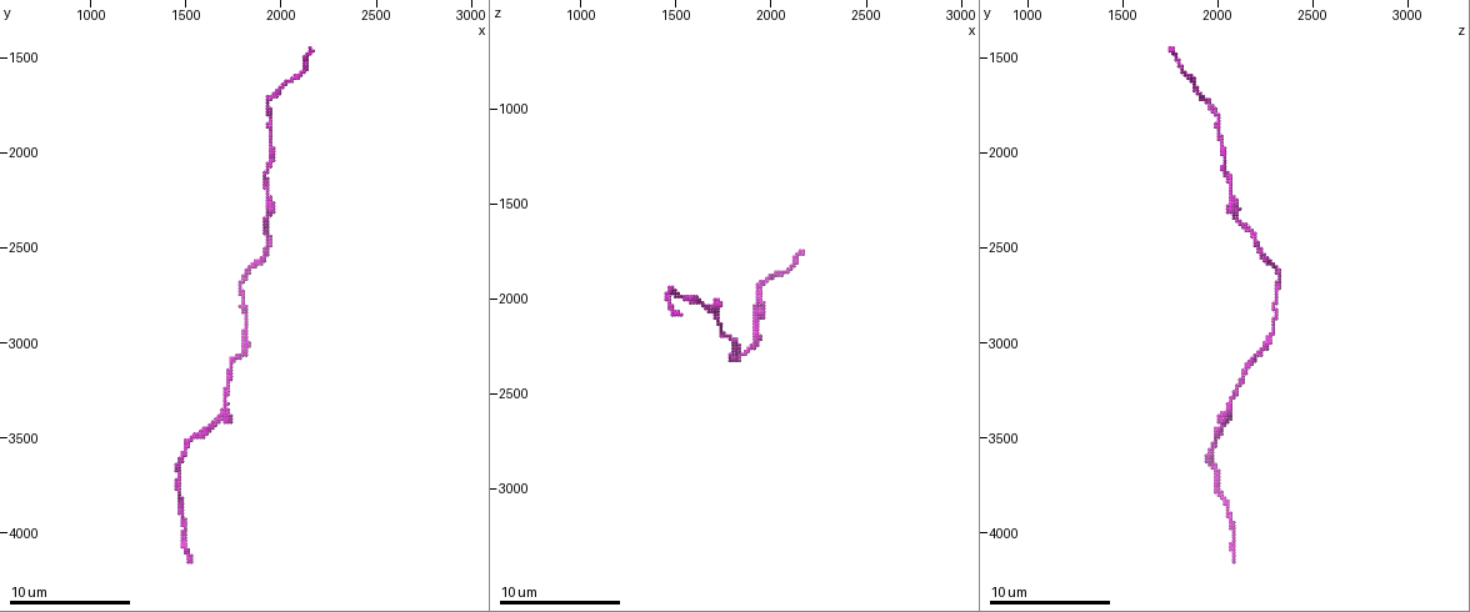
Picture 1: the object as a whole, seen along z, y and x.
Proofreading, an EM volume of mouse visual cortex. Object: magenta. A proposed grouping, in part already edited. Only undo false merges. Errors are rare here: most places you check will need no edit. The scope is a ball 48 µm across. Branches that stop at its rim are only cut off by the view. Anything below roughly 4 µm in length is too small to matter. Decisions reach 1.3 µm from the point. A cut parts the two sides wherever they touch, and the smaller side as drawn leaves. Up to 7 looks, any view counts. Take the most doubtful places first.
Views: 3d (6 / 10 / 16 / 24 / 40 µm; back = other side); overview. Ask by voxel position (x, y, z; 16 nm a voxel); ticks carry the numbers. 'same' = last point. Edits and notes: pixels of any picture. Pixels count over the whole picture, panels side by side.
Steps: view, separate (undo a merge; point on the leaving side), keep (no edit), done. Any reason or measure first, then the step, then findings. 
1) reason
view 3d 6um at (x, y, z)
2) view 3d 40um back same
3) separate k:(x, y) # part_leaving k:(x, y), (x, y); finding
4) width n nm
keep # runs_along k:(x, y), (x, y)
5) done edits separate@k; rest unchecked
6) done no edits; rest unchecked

calibre changes
view 3d 10um at (1680, 3400, 2060)

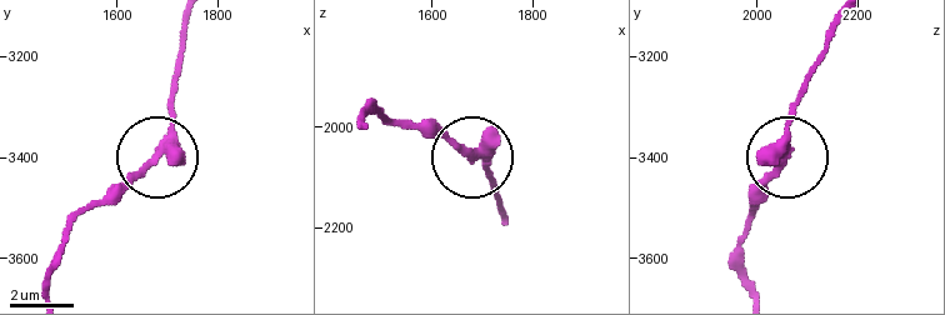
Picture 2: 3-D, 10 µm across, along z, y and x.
keep # runs_along 2:(504, 213), (485, 163), (415, 124); one cell here

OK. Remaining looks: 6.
sudden change in width
view 3d 6um at (1950, 1800, 2000)

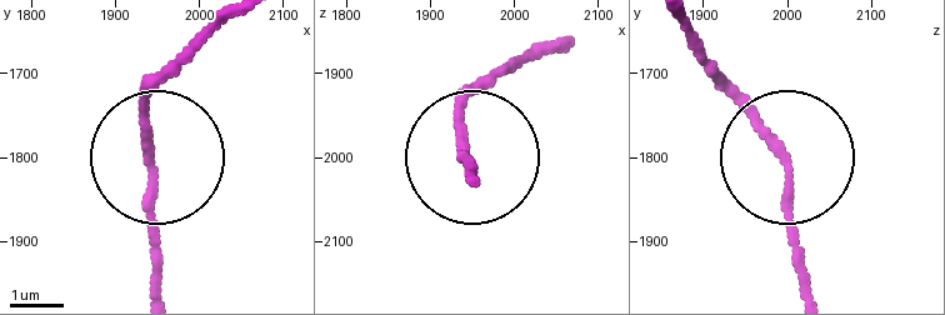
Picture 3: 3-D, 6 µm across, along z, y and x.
width 160 nm
keep # runs_along 3:(154, 293), (145, 105), (189, 55); all the same cell

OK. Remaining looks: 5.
view 3d 16um at (1800, 2780, 2290)

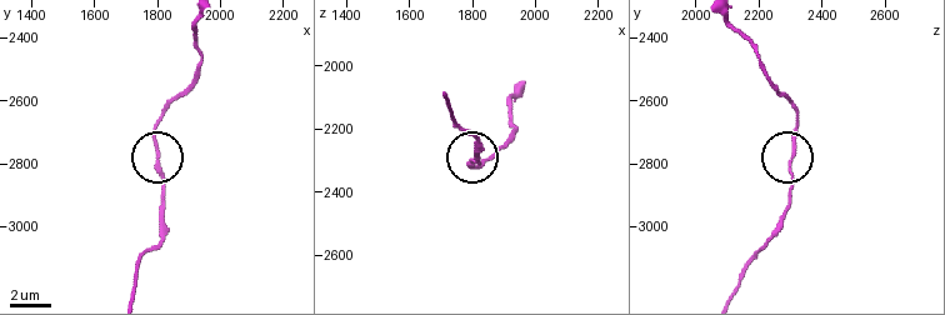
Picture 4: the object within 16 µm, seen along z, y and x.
keep # one cell here

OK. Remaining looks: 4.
thick turns thin
view 3d 6um at (1450, 3690, 1990)

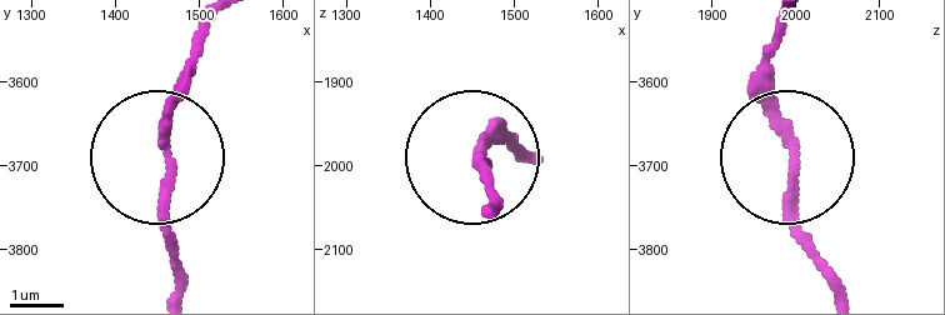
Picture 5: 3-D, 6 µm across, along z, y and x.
keep # runs_along 5:(778, 23), (788, 224), (836, 291); continuous, no second cell

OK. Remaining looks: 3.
done no edits; rest unchecked

